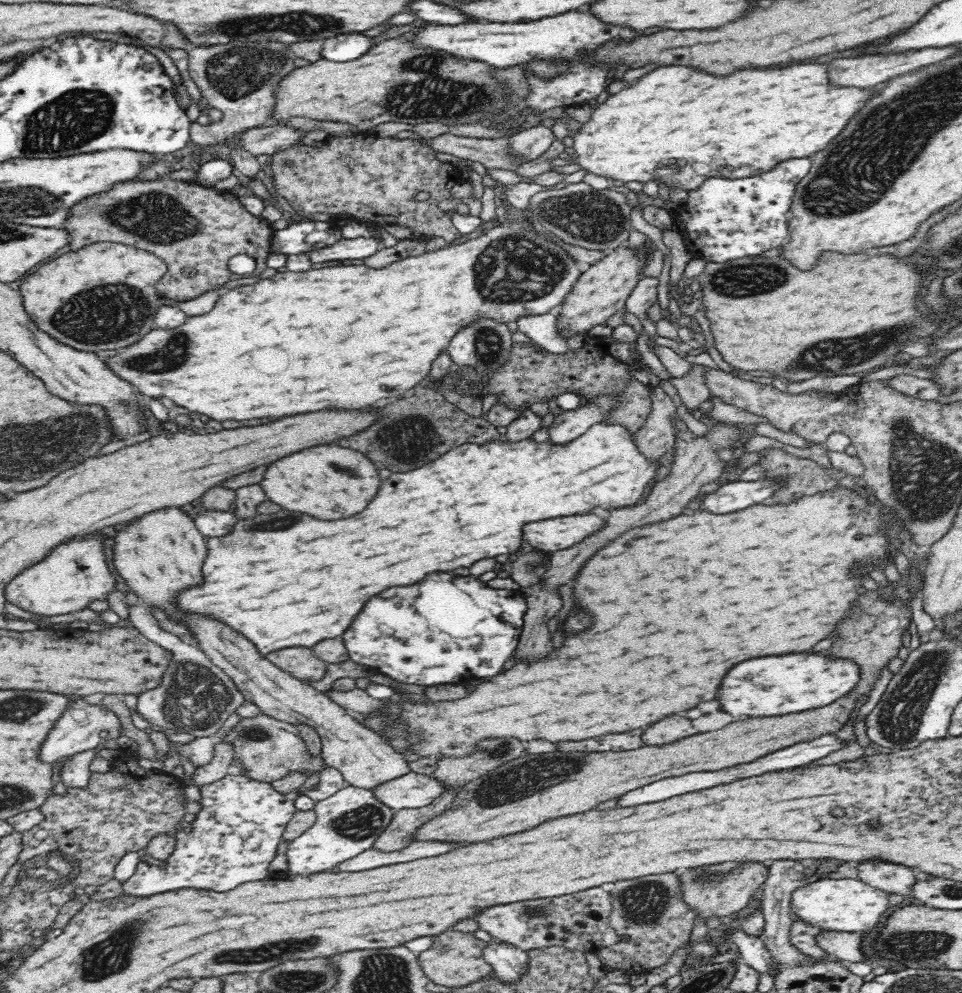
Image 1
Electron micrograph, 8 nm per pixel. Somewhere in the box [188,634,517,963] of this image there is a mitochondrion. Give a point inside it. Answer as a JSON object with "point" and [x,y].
{"point":[363,822]}

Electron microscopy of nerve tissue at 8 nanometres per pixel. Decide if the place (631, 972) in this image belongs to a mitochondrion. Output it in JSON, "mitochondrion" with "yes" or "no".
{"mitochondrion":"no"}

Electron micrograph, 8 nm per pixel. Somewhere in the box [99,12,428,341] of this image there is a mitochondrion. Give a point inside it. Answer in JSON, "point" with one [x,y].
{"point":[234,73]}

